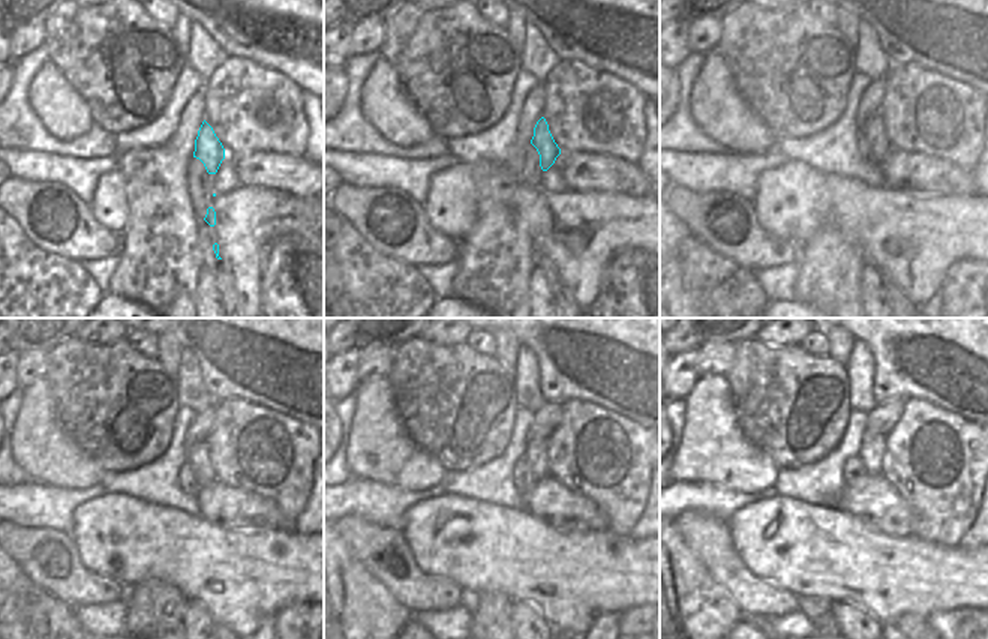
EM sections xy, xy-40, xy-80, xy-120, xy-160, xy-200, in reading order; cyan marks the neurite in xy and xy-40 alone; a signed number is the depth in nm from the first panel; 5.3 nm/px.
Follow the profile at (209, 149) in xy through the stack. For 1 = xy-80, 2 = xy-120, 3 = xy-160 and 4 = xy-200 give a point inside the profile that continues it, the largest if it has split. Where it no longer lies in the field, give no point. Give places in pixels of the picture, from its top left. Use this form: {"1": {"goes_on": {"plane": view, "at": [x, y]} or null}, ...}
{"1": {"goes_on": {"plane": "xy-80", "at": [874, 126]}}, "2": {"goes_on": {"plane": "xy-120", "at": [198, 456]}}, "3": {"goes_on": {"plane": "xy-160", "at": [537, 450]}}, "4": {"goes_on": {"plane": "xy-200", "at": [871, 452]}}}

